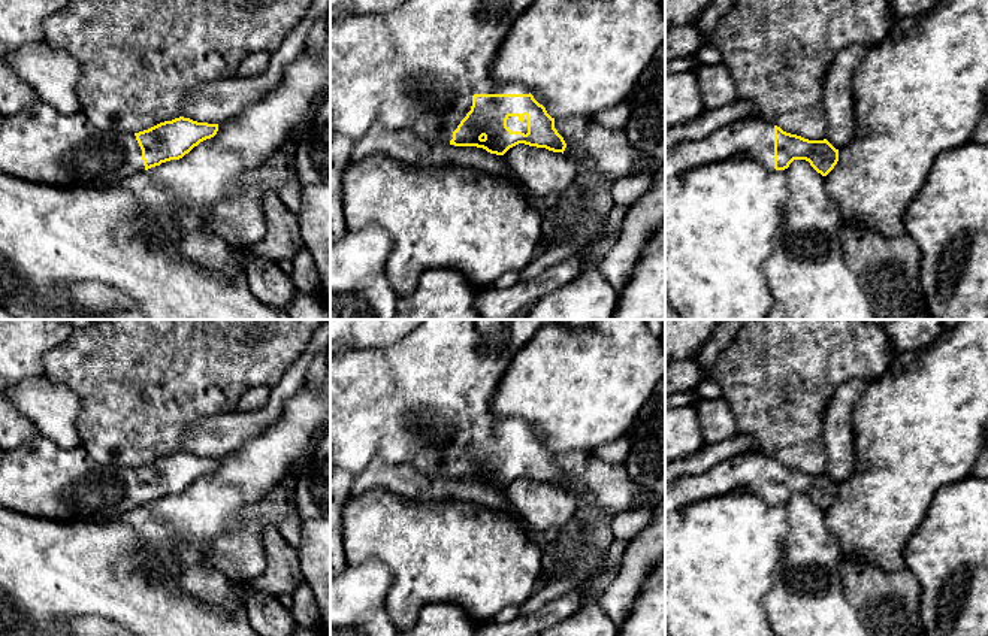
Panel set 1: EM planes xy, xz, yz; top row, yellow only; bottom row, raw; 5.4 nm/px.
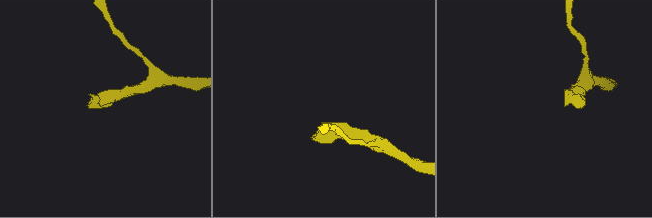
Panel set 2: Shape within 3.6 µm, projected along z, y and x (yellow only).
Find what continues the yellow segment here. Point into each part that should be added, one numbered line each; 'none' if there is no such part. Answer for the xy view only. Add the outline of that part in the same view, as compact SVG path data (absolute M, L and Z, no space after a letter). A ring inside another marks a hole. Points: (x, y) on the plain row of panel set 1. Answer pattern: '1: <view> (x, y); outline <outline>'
1: xy (41, 479); outline M37 436L0 461L0 508L51 521L105 523L145 505L142 484L133 467L100 464L82 446L63 449L51 439Z

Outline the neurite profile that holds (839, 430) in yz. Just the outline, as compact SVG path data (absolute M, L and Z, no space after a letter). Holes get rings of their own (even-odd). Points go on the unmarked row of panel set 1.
M859 378L846 381L834 391L825 409L825 473L839 485L852 476L856 466L853 414L865 387L867 382Z

